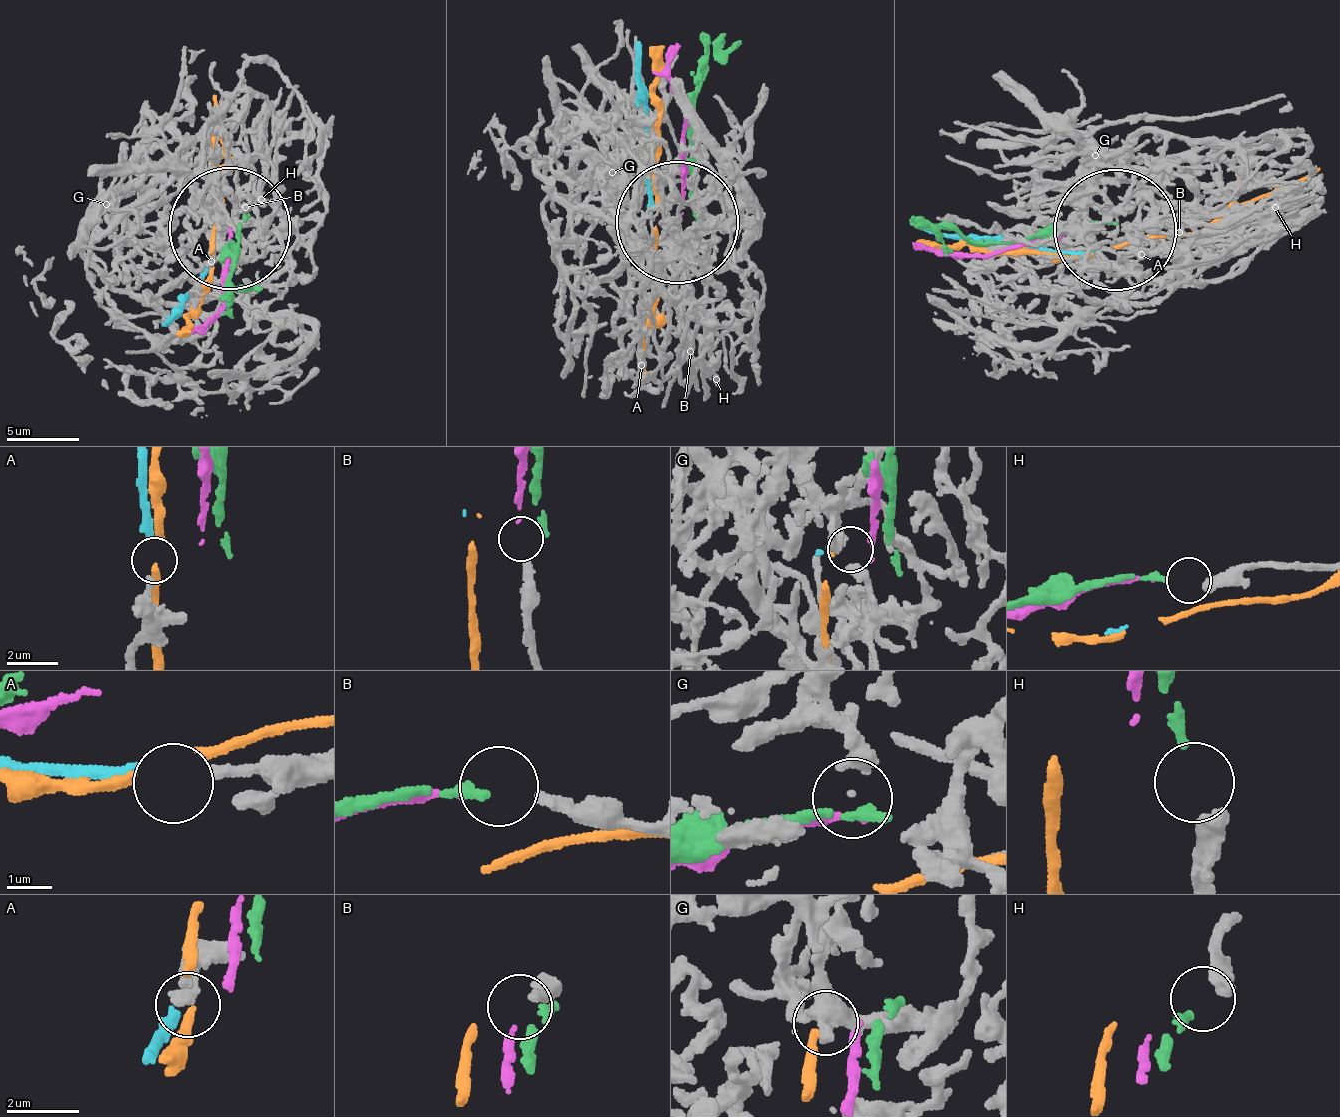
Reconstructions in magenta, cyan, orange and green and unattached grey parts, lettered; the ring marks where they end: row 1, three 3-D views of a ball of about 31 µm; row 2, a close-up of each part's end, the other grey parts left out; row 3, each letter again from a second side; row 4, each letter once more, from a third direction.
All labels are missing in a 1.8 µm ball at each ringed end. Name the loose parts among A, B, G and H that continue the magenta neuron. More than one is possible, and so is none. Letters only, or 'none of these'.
B

